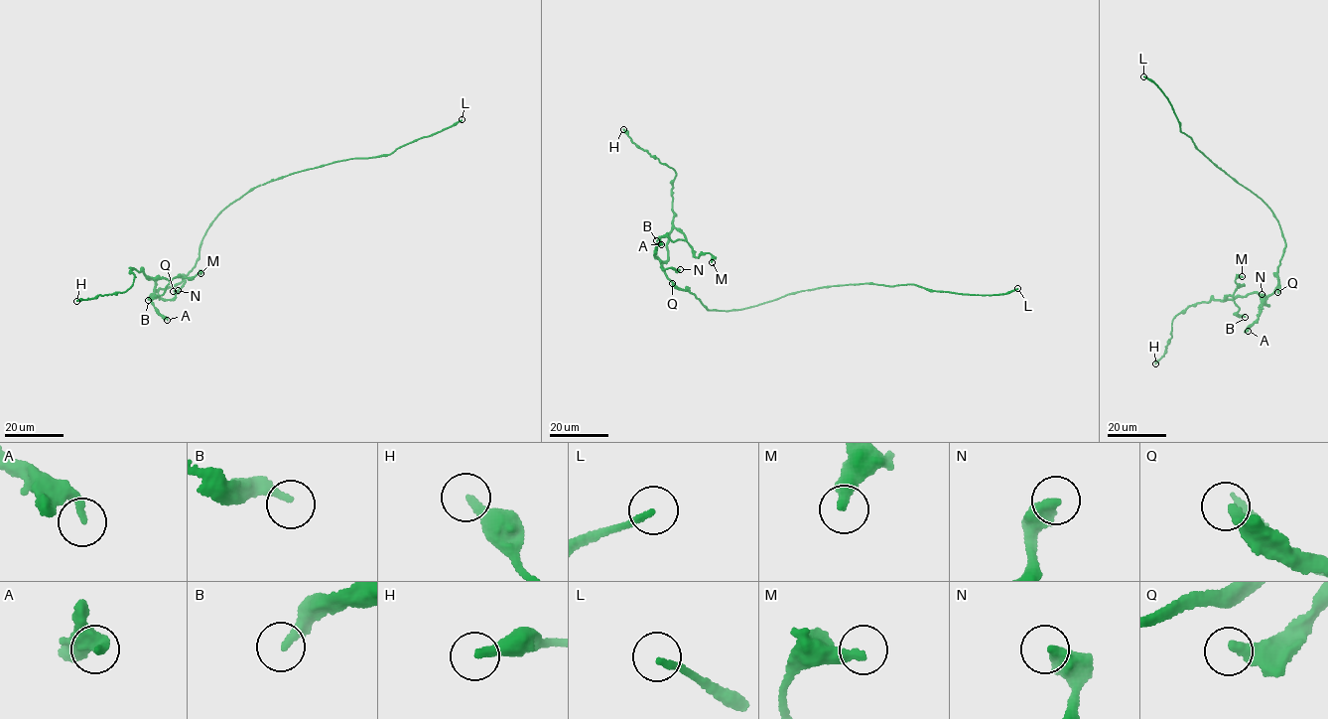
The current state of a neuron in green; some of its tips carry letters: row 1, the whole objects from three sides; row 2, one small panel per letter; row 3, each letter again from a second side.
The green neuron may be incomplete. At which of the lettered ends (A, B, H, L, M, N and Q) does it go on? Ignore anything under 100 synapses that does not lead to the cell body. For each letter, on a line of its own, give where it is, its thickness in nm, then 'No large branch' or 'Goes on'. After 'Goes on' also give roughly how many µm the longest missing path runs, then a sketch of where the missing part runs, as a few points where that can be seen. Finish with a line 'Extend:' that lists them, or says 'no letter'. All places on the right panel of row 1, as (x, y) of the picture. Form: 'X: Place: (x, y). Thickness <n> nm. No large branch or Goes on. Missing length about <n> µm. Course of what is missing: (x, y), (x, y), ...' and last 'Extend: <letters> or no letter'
A: Place: (1248, 331). Thickness 240 nm. No large branch
B: Place: (1245, 317). Thickness 240 nm. No large branch
H: Place: (1155, 363). Thickness 320 nm. No large branch
L: Place: (1143, 76). Thickness 200 nm. Goes on. Missing length about 170 µm
M: Place: (1242, 276). Thickness 360 nm. No large branch
N: Place: (1261, 294). Thickness 480 nm. No large branch
Q: Place: (1277, 292). Thickness 240 nm. No large branch
Extend: L

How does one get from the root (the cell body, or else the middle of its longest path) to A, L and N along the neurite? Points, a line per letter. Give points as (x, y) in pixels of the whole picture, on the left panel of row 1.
A: (216, 216), (203, 237), (193, 269), (182, 281), (159, 288), (152, 296), (153, 307), (167, 320)
L: (216, 216), (260, 185), (336, 161), (388, 155), (462, 119)
N: (216, 216), (202, 240), (195, 267), (182, 281), (160, 289), (158, 295), (165, 300), (172, 299), (178, 290)

